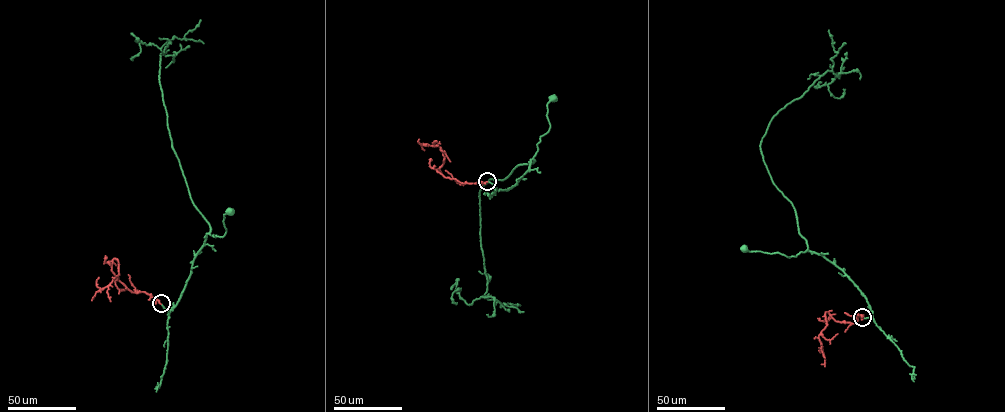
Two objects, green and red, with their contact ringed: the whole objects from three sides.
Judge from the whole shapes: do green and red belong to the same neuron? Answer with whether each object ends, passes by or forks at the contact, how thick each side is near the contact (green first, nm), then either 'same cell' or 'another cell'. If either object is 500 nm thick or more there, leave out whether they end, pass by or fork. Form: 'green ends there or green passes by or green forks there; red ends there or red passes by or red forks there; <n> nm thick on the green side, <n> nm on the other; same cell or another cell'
green ends there; red ends there; 150 nm thick on the green side, 200 nm on the other; same cell

